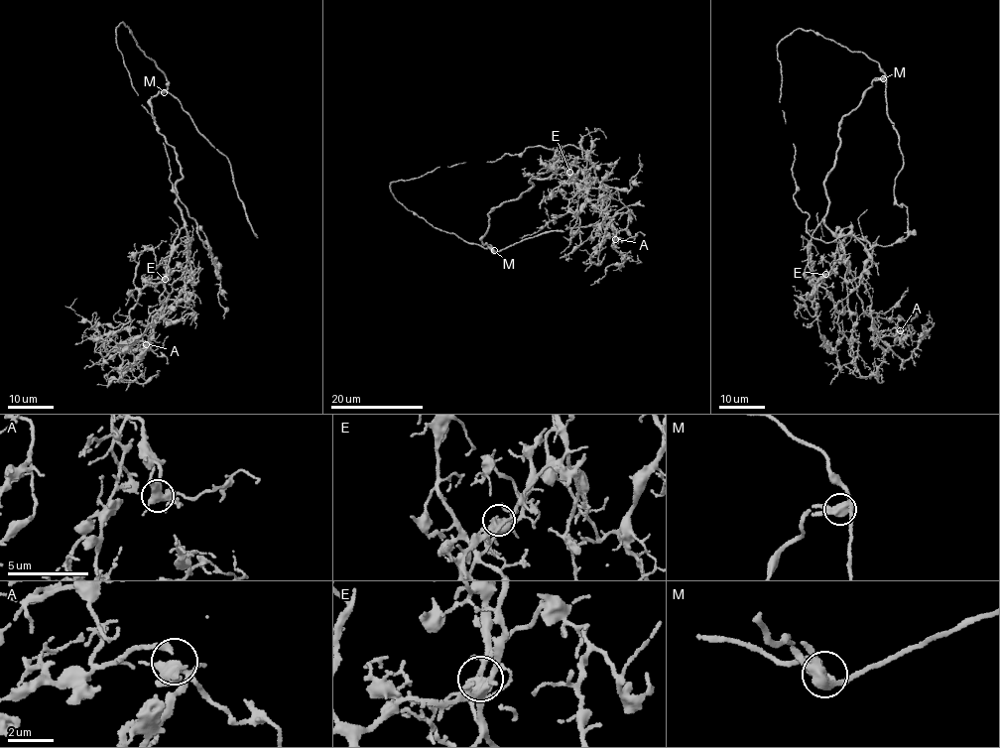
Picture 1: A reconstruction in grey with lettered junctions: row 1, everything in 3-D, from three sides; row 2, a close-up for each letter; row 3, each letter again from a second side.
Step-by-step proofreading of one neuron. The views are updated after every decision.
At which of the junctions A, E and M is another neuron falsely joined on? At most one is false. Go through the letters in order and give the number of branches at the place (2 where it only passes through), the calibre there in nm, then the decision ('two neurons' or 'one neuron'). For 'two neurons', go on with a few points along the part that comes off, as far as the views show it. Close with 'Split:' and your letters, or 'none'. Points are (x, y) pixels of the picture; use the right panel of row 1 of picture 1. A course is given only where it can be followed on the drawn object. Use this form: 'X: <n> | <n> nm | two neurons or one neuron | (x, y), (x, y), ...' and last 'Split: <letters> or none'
A: 4 | 420 nm | one neuron
E: 4 | 440 nm | one neuron
M: 4 | 380 nm | one neuron
Split: none

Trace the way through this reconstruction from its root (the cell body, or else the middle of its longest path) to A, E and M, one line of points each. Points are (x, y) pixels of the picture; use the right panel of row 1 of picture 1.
A: (836, 155), (824, 180), (824, 225), (869, 244), (871, 257), (862, 280), (872, 327), (879, 338), (900, 330)
E: (836, 155), (824, 180), (826, 213), (814, 232), (808, 254), (809, 270), (817, 282), (825, 274)
M: (836, 155), (840, 119), (859, 104), (873, 79), (883, 79)

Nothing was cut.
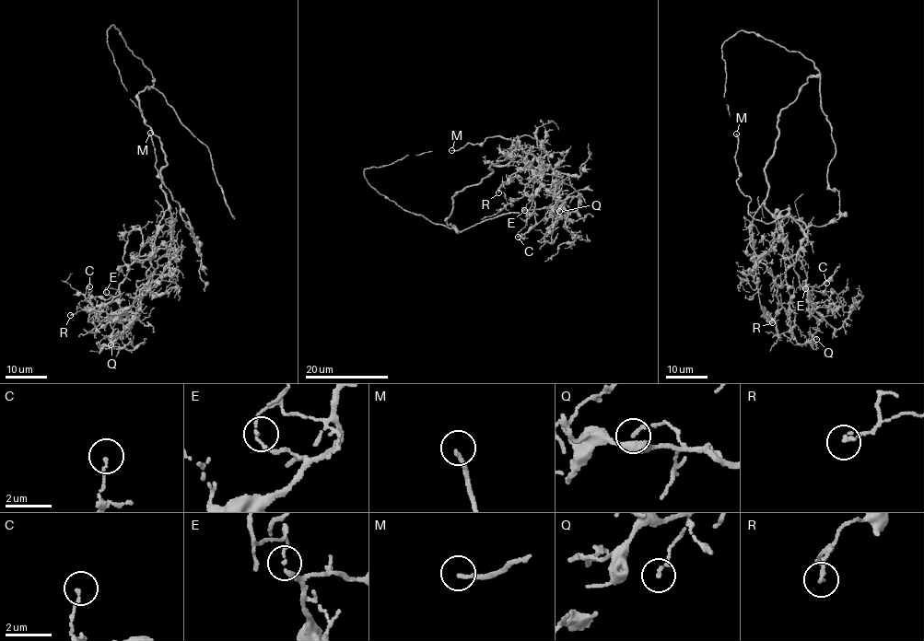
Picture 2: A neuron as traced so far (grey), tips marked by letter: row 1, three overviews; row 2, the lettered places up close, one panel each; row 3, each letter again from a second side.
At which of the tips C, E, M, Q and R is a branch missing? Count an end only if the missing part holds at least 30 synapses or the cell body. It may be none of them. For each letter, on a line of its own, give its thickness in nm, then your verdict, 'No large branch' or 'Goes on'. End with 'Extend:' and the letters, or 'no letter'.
C: Thickness 110 nm. No large branch
E: Thickness 110 nm. No large branch
M: Thickness 150 nm. No large branch
Q: Thickness 140 nm. No large branch
R: Thickness 140 nm. No large branch
Extend: no letter

